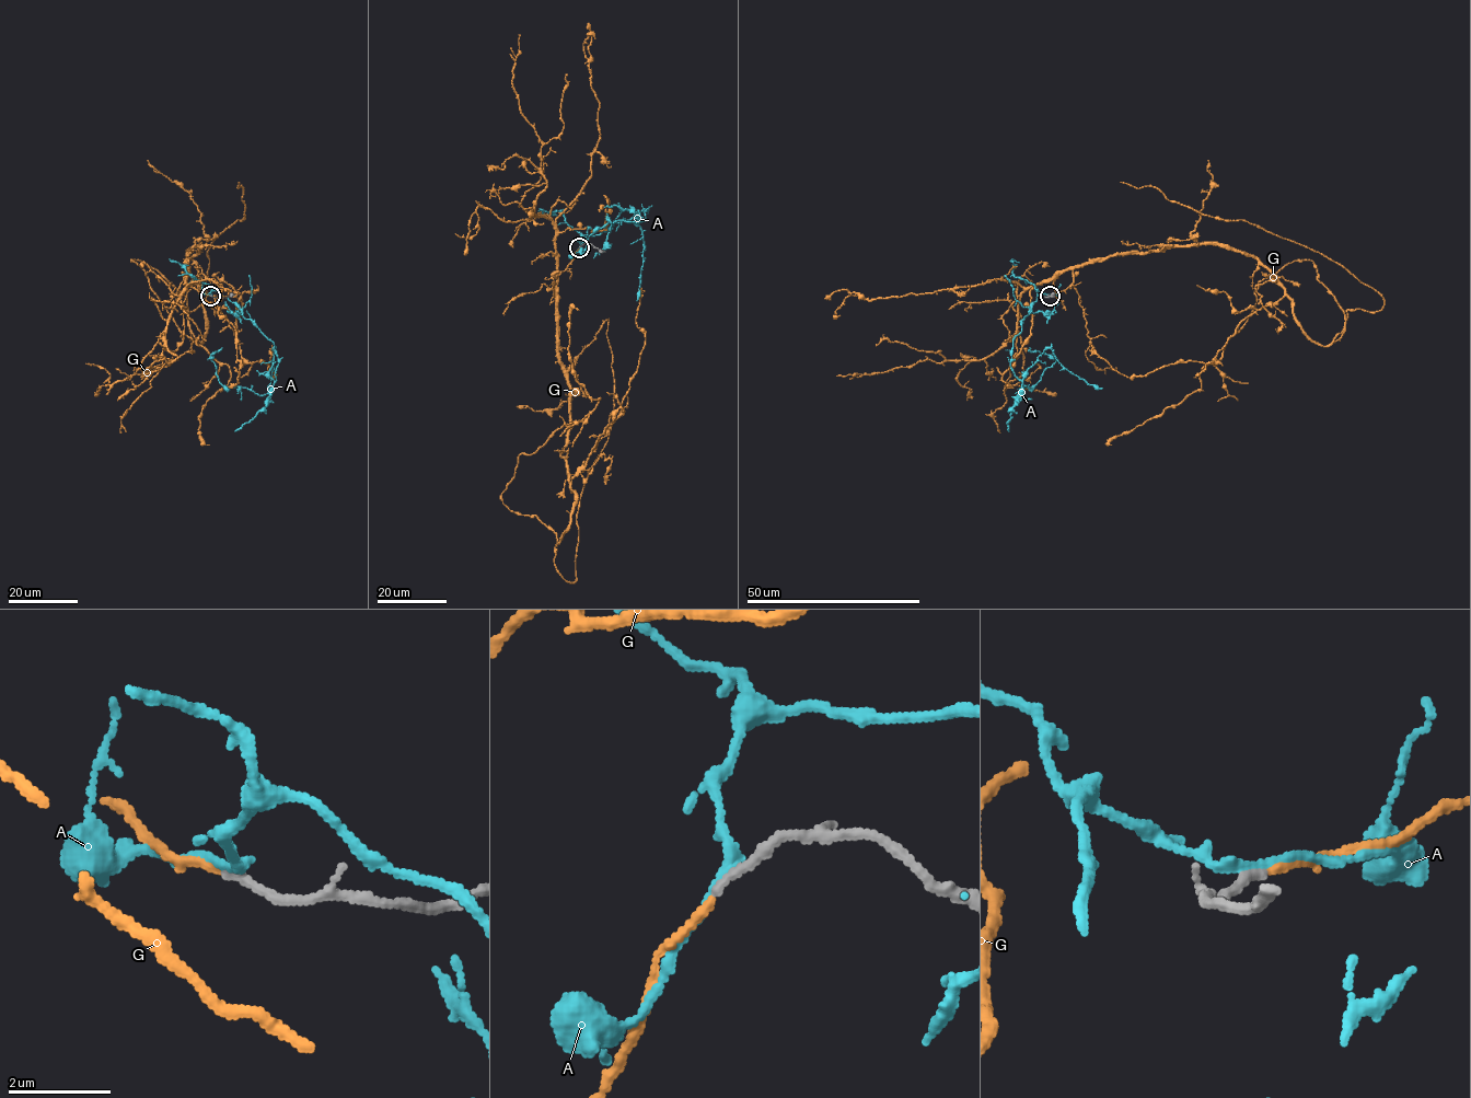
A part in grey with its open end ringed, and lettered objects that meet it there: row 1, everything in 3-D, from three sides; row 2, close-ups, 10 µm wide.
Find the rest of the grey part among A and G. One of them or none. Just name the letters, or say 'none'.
G

